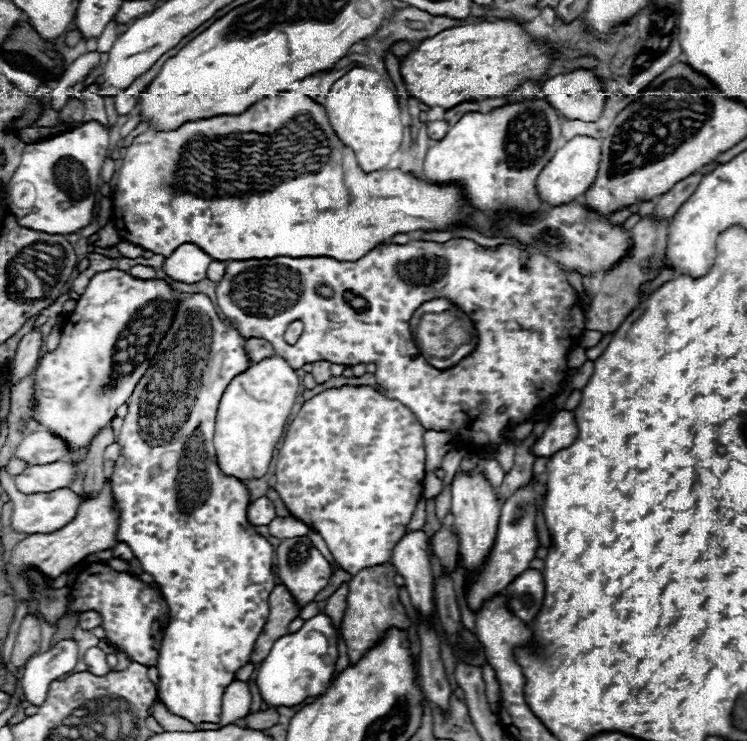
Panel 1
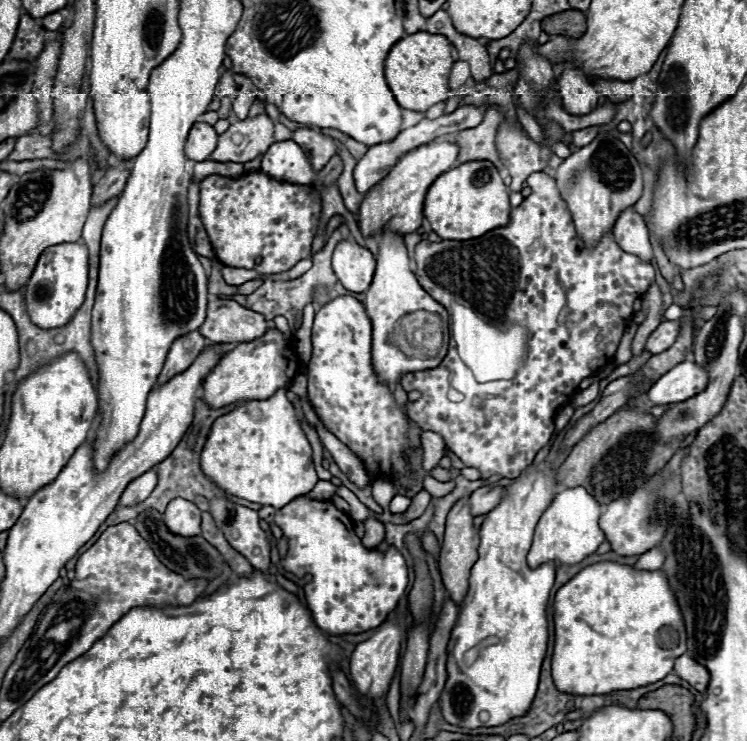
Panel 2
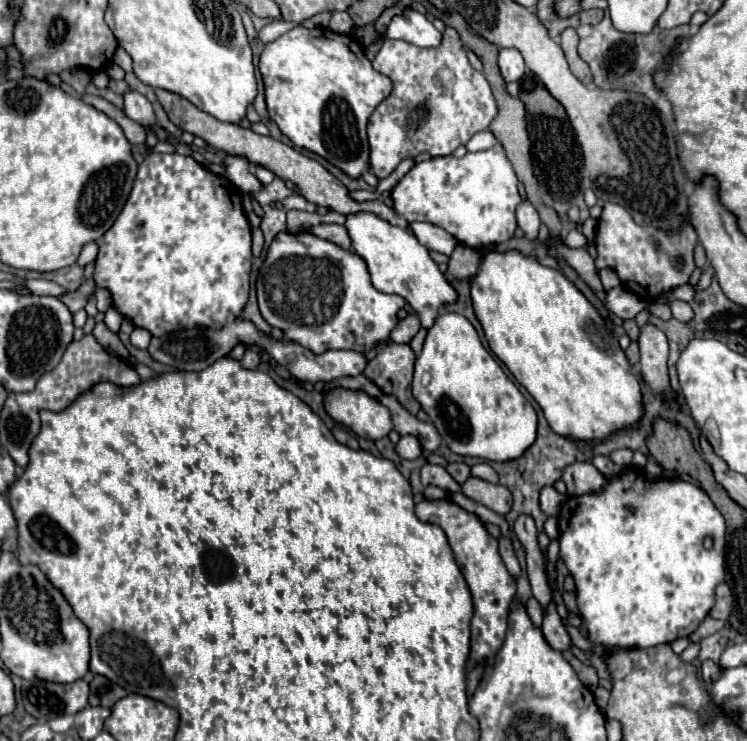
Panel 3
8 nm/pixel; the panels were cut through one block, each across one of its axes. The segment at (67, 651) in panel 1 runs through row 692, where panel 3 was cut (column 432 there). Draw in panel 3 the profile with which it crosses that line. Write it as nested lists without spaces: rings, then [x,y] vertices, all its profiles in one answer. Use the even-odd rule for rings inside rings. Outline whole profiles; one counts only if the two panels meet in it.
[[[404,8],[404,12],[400,16],[392,18],[392,22],[386,30],[386,36],[404,40],[404,42],[410,42],[410,44],[422,46],[422,48],[434,48],[442,40],[442,34],[434,28],[434,24],[424,14],[412,10],[412,8]]]

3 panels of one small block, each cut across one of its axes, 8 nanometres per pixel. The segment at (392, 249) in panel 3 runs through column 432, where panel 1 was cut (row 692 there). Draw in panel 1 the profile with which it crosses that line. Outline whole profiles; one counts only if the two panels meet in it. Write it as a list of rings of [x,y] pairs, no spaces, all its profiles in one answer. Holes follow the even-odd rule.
[[[320,612],[314,618],[306,620],[304,626],[290,634],[282,636],[274,642],[268,658],[262,660],[262,666],[256,672],[256,684],[260,688],[262,698],[270,706],[294,706],[300,704],[308,696],[324,694],[326,684],[334,672],[338,660],[338,630],[332,620]]]

